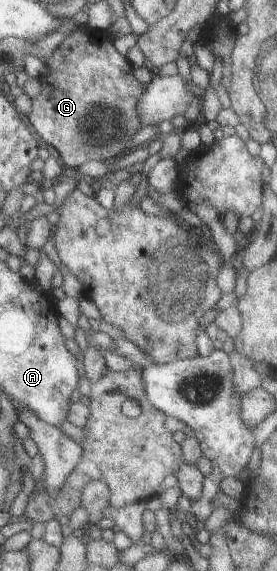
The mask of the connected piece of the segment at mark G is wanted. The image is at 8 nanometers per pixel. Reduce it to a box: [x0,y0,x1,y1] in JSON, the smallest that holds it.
[26,25,147,170]

